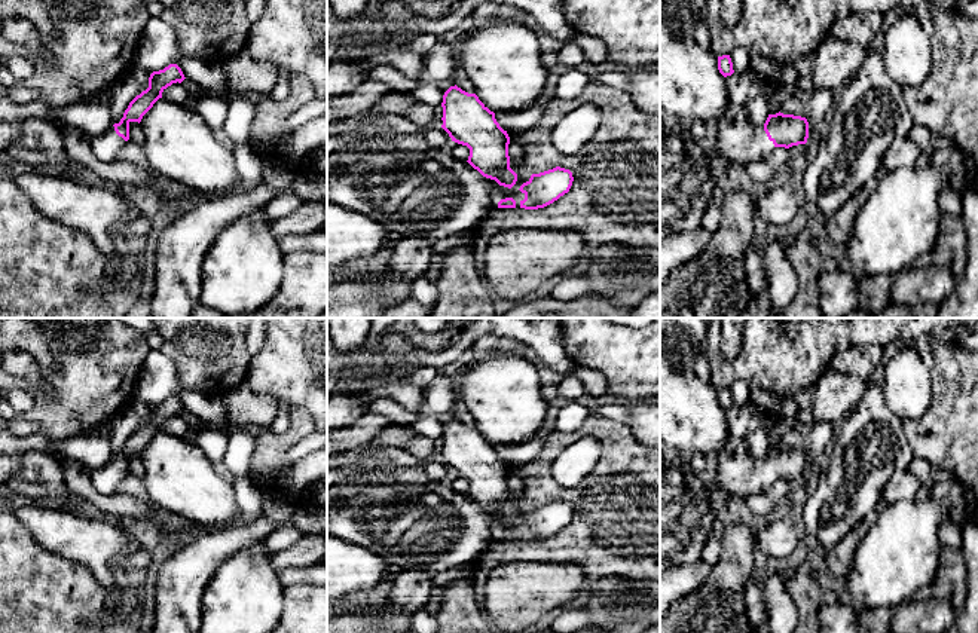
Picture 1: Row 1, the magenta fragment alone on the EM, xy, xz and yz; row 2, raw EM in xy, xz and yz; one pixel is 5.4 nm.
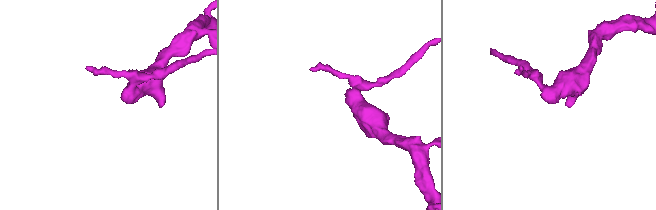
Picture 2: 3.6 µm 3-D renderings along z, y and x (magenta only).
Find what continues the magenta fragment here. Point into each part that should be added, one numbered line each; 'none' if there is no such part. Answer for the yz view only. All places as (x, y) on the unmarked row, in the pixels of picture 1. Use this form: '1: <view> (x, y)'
1: yz (687, 514)

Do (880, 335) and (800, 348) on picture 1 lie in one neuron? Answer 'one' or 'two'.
one

